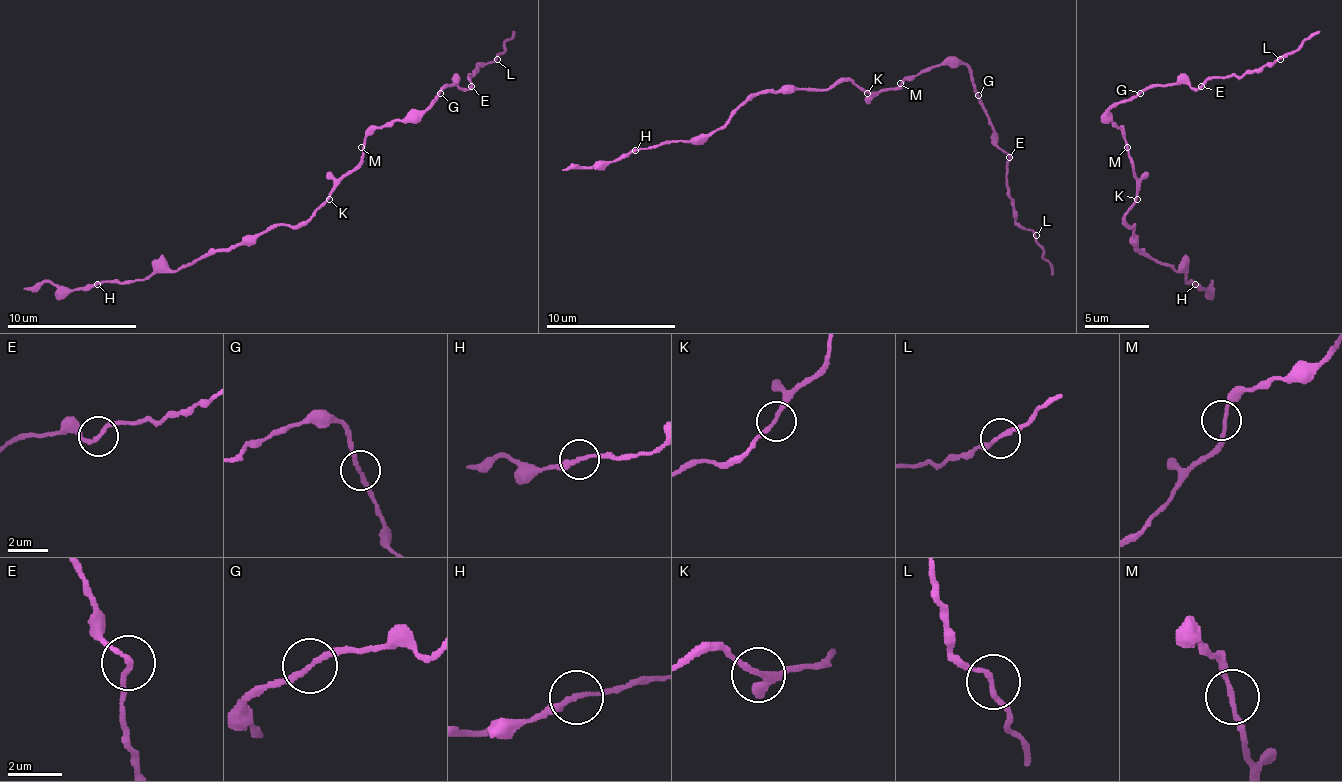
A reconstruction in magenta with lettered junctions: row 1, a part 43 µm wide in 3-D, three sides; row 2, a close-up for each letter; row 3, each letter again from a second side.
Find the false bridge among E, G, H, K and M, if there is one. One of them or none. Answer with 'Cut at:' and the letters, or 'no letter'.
Cut at: no letter

